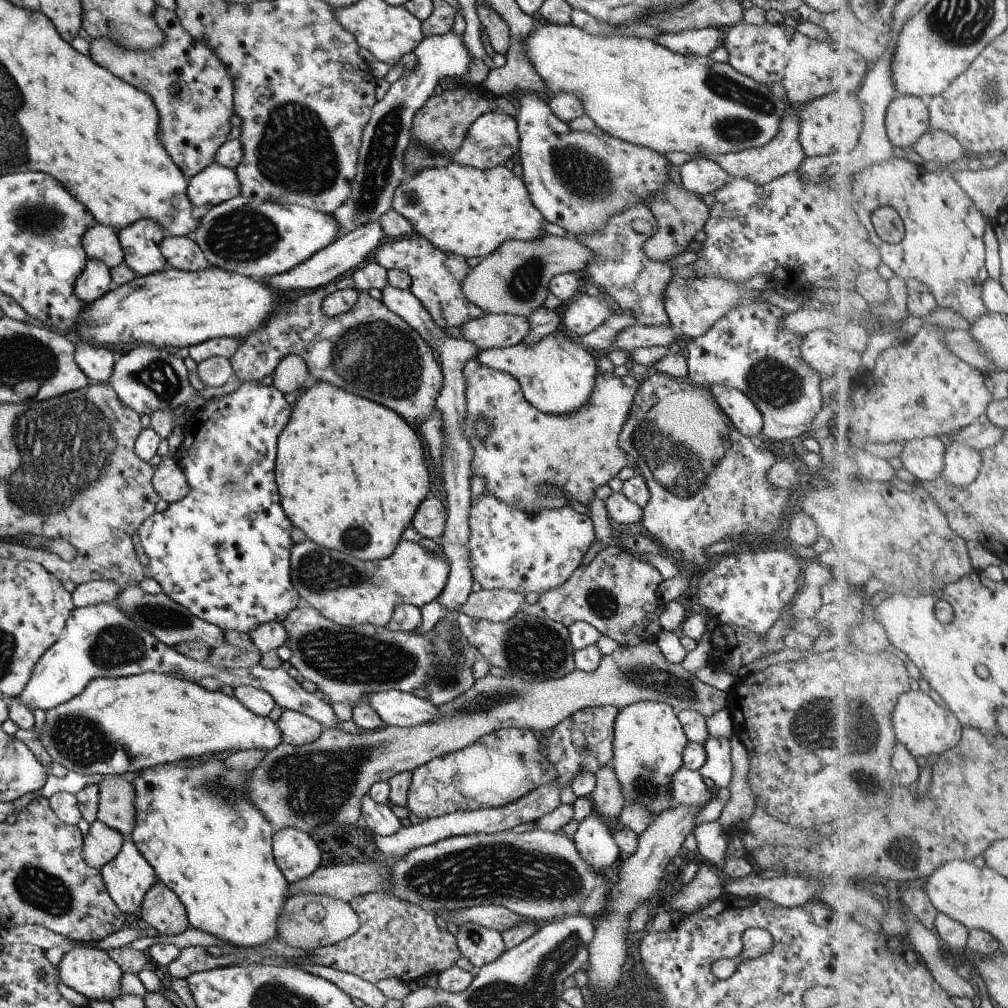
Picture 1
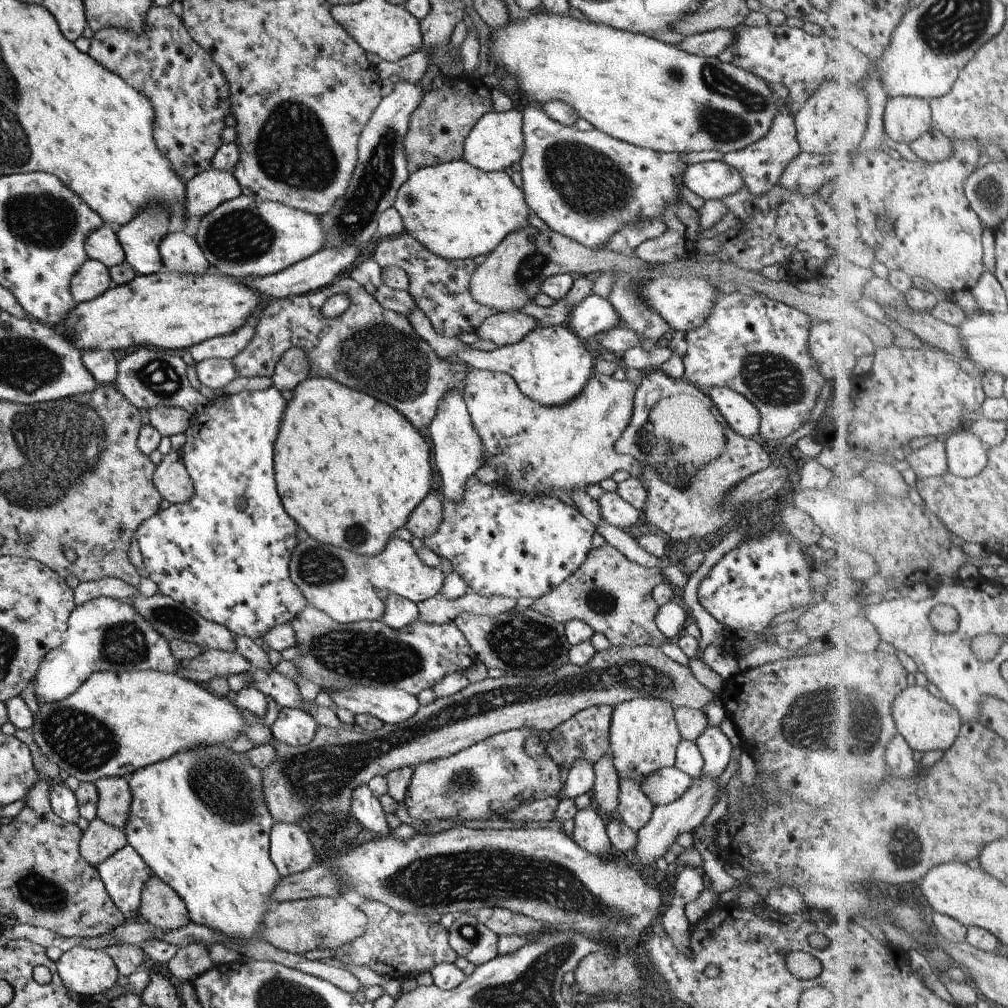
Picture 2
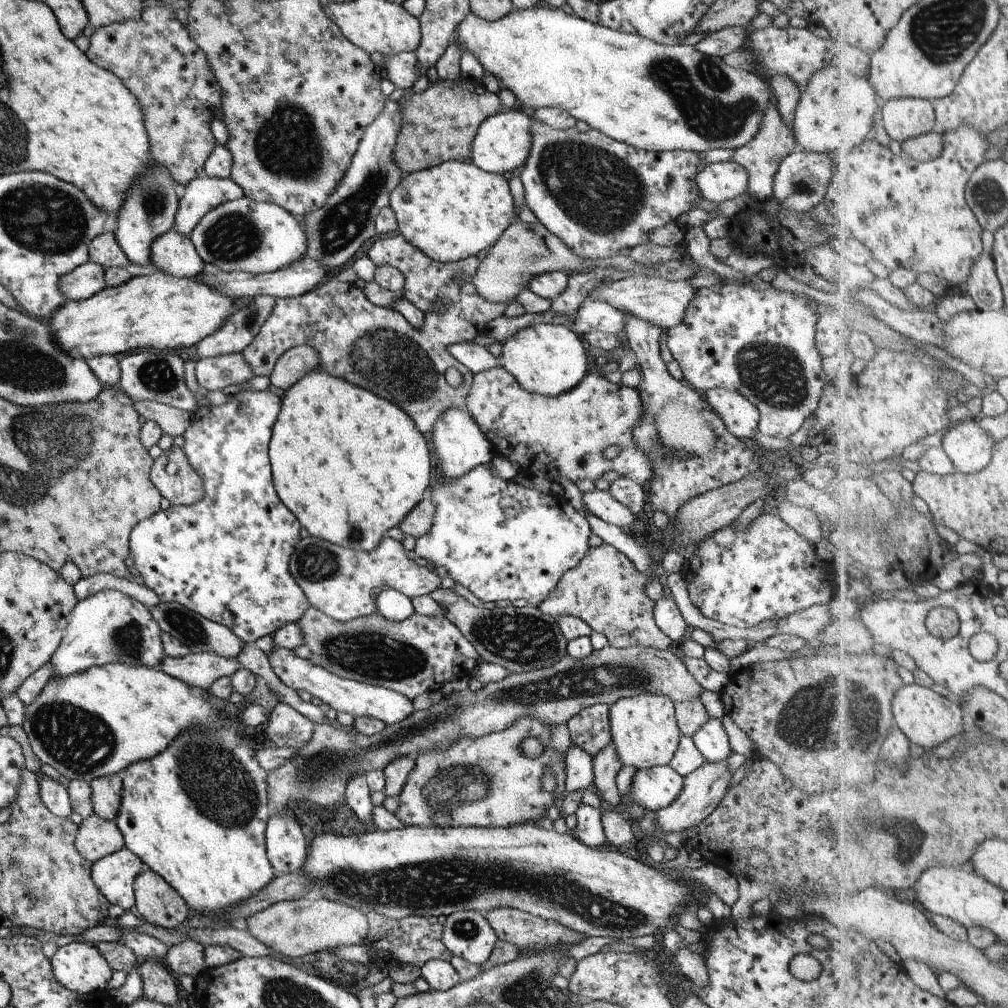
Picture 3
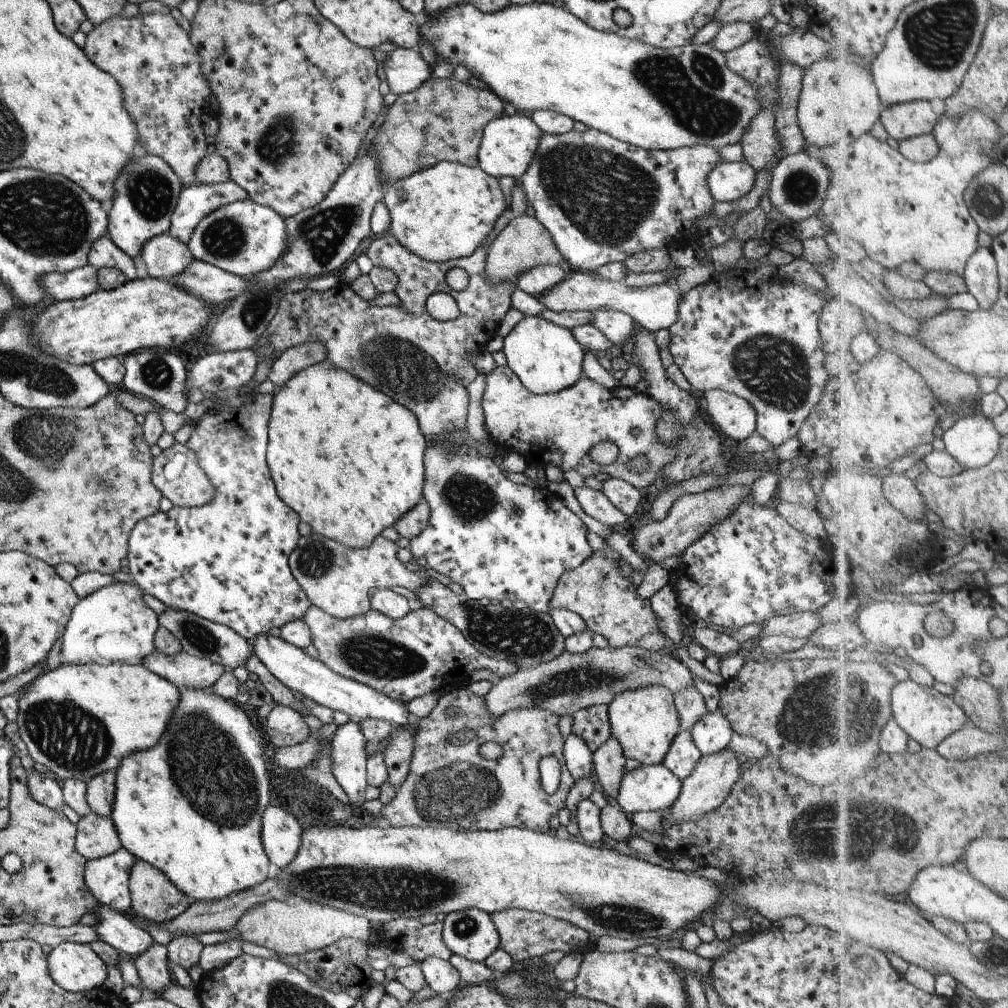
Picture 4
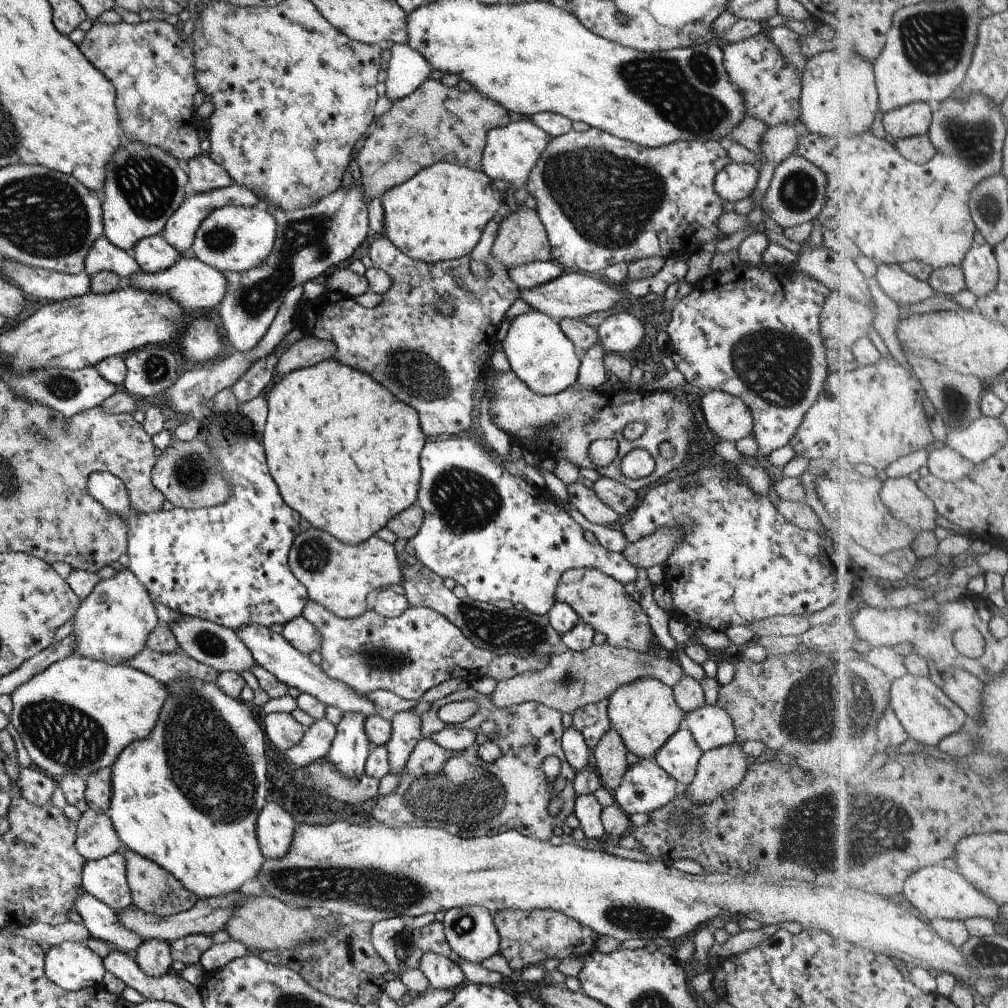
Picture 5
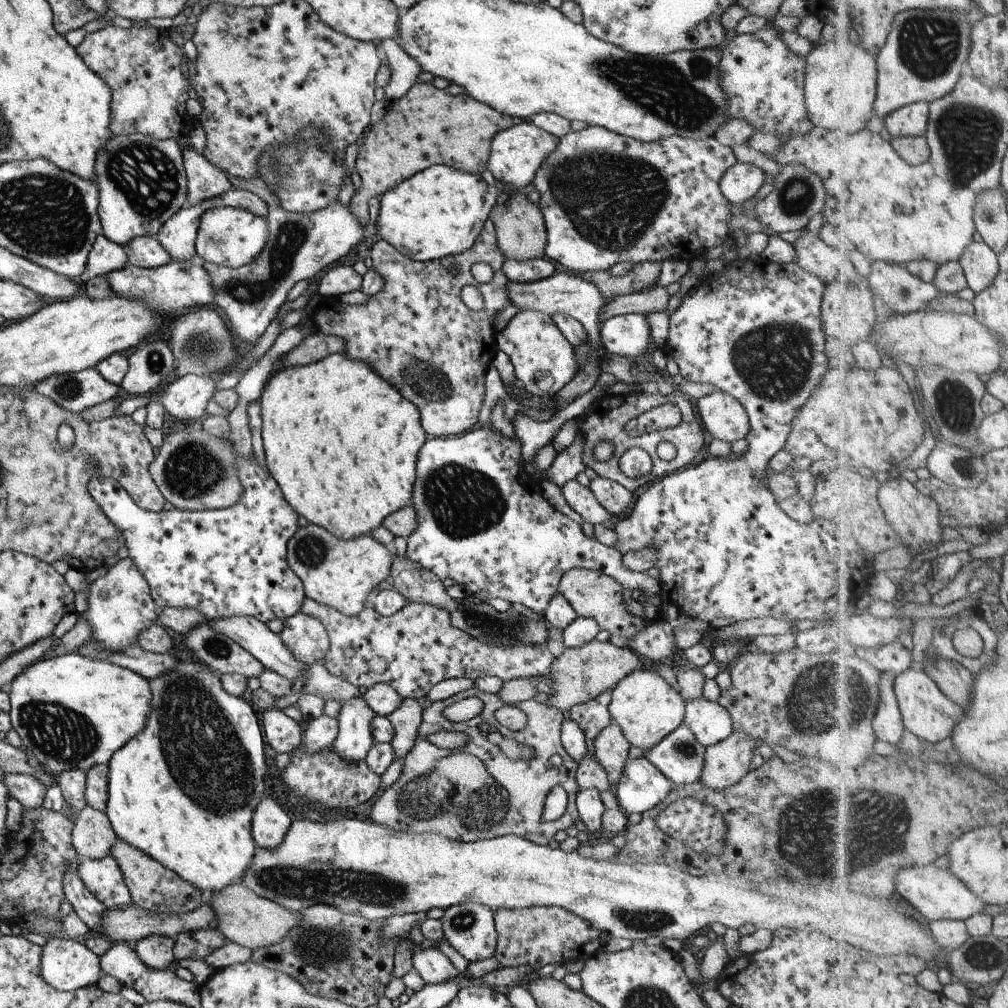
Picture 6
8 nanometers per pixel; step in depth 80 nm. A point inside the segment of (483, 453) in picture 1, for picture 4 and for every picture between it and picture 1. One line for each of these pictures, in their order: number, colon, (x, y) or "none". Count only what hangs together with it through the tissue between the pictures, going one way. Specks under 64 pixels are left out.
2: (569, 446)
3: (562, 436)
4: (558, 429)

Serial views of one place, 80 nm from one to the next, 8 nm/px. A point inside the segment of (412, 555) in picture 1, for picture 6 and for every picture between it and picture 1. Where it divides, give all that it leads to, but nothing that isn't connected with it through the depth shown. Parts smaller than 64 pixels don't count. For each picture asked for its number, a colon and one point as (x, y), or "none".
2: (348, 587)
3: (341, 583)
4: (335, 578)
5: (337, 576)
6: (339, 573)

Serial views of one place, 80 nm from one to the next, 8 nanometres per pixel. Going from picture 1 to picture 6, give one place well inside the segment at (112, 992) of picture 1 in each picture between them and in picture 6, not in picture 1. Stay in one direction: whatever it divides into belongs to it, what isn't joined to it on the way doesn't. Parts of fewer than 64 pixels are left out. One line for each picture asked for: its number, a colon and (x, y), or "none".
2: (88, 972)
3: (78, 967)
4: (74, 967)
5: (70, 965)
6: (66, 964)

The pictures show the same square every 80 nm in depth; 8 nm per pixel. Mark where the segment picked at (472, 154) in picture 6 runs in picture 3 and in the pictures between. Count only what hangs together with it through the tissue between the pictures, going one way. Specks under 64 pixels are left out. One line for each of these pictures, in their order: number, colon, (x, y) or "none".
3: (438, 124)
4: (442, 120)
5: (435, 123)

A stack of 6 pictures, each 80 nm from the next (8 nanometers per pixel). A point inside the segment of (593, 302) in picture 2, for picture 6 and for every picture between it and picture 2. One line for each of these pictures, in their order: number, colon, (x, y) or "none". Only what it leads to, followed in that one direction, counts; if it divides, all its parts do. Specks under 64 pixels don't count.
3: (592, 315)
4: (617, 327)
5: (622, 332)
6: (627, 335)

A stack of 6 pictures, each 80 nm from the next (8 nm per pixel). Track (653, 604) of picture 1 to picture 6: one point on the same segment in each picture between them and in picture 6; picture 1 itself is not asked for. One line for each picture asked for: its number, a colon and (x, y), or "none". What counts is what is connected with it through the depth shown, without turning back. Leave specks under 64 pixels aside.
2: (609, 593)
3: (604, 590)
4: (606, 601)
5: (599, 600)
6: (590, 593)

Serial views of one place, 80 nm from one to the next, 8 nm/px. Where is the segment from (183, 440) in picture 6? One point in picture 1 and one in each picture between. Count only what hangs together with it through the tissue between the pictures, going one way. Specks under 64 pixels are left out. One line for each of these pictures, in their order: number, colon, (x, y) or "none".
1: (168, 480)
2: (170, 478)
3: (170, 473)
4: (175, 473)
5: (183, 473)

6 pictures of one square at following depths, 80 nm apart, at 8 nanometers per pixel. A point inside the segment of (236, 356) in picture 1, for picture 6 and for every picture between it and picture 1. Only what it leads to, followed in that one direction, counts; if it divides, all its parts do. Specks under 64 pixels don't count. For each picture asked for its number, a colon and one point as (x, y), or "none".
2: (366, 348)
3: (374, 347)
4: (424, 364)
5: (430, 361)
6: (416, 334)

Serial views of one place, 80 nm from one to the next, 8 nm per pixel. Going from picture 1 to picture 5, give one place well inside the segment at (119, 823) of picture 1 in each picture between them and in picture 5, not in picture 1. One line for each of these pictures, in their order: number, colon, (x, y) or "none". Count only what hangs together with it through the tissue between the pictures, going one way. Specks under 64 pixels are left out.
2: (113, 799)
3: (104, 791)
4: (99, 793)
5: (97, 788)

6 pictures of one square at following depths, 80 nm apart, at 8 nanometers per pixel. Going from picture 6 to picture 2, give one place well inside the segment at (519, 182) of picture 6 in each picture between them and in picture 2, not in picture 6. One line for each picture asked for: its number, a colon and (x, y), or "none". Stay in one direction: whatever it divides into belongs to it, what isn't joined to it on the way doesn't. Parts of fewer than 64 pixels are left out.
2: (495, 142)
3: (501, 144)
4: (507, 145)
5: (510, 151)

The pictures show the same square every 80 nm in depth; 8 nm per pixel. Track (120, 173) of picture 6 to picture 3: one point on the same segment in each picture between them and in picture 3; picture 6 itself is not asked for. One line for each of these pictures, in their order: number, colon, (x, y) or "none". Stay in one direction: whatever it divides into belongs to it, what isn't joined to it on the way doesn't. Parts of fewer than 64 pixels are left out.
3: (148, 208)
4: (145, 191)
5: (143, 185)

